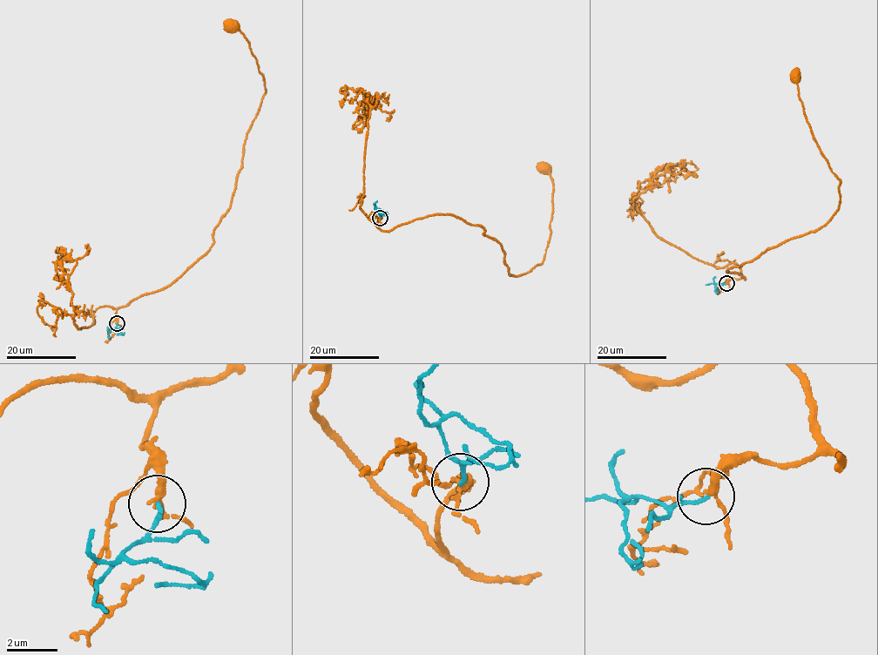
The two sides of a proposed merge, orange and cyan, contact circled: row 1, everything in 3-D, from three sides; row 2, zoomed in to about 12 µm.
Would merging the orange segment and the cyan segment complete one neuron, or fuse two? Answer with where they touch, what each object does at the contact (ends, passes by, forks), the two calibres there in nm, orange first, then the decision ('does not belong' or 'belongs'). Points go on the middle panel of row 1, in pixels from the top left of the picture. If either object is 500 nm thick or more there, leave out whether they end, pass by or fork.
at (380, 218); orange passes by; cyan passes by; 220 nm thick on the orange side, 80 nm on the other; belongs

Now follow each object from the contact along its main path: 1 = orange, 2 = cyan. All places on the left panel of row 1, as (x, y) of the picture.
1: (117, 322), (117, 309), (172, 285), (209, 249), (229, 206), (265, 91), (247, 39), (232, 27)
2: (117, 323), (112, 330), (123, 334), (117, 334)

